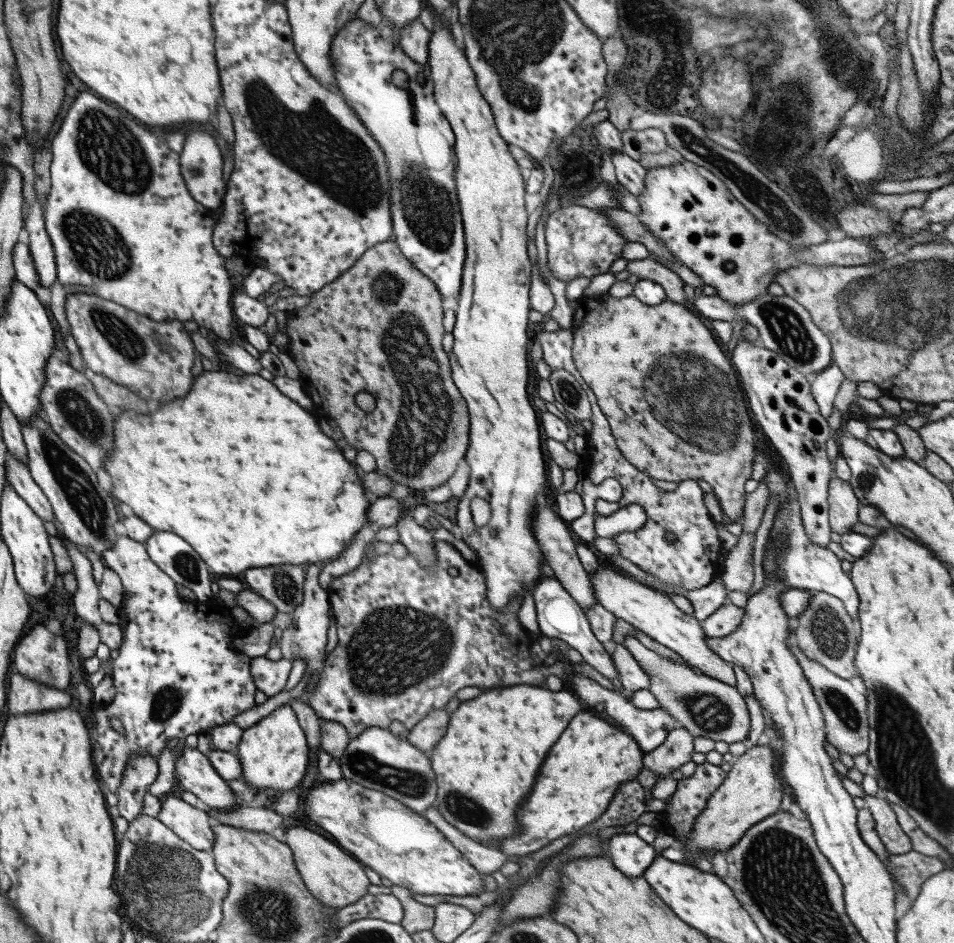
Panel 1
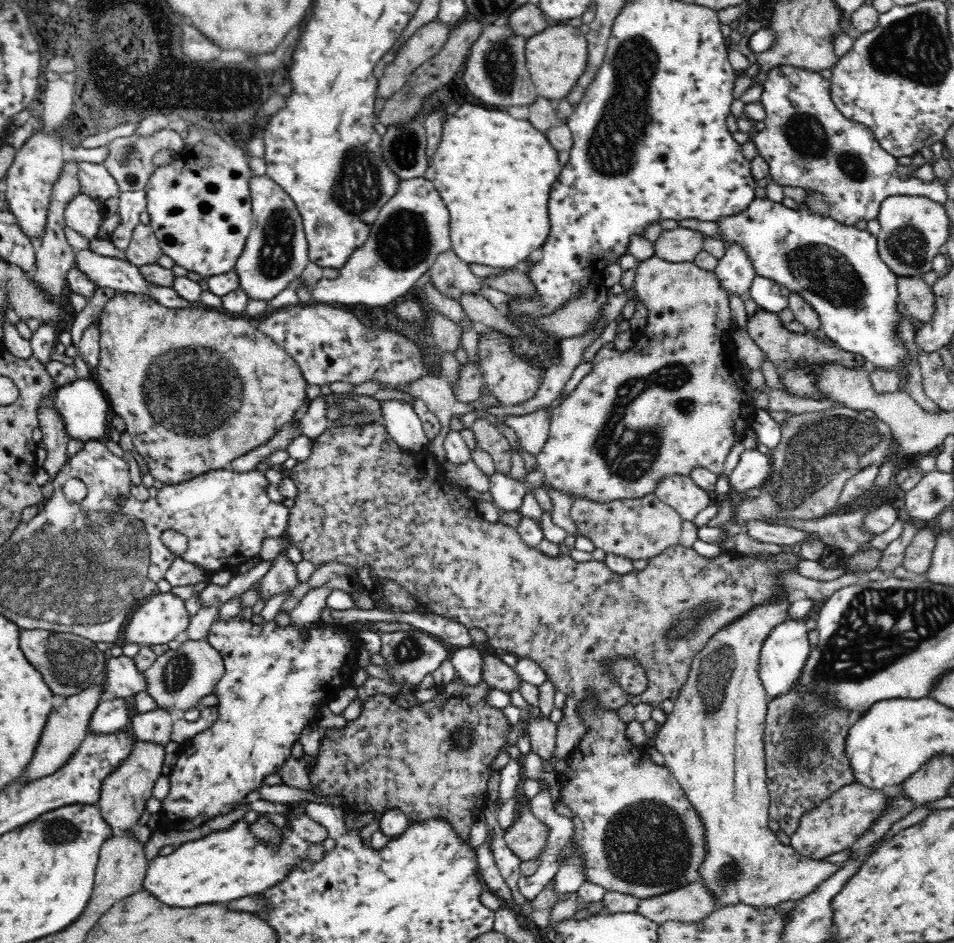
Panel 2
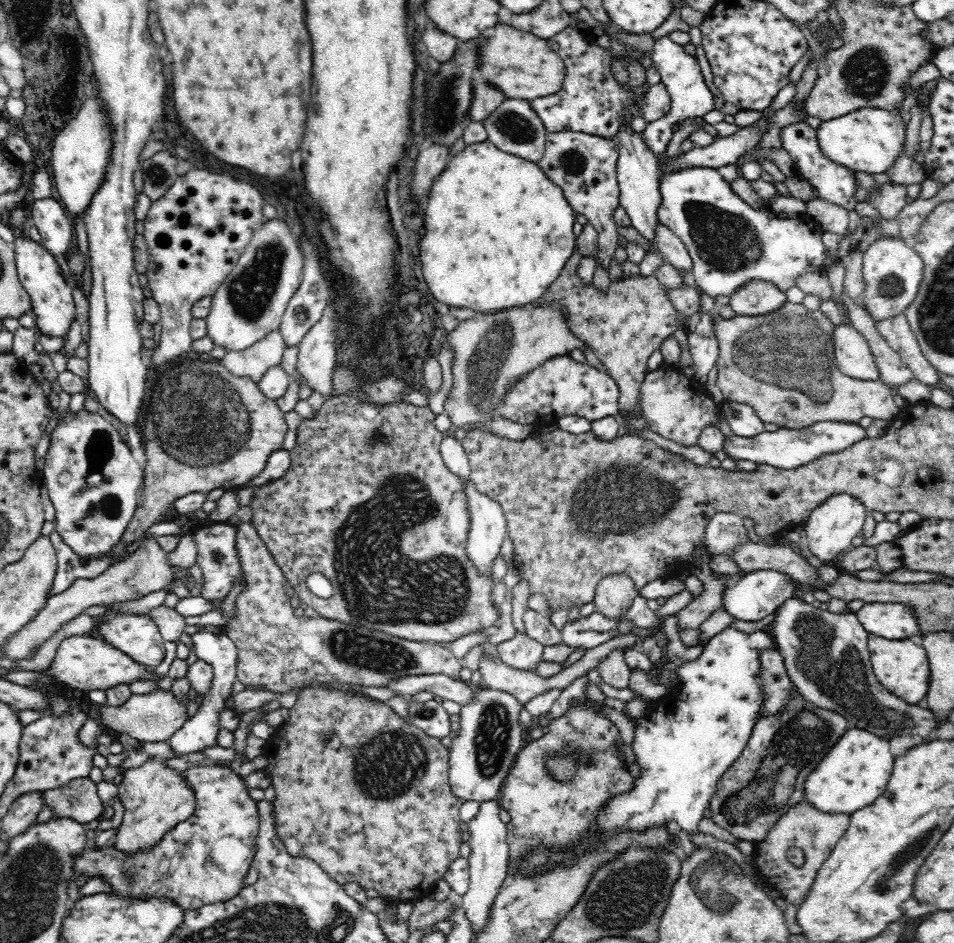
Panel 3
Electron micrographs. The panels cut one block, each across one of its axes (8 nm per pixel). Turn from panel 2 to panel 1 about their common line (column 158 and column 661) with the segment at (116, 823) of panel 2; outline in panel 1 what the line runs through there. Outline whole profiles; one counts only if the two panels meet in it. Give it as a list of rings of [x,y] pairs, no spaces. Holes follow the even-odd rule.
[[[675,728],[667,734],[661,746],[643,754],[641,762],[645,768],[655,772],[657,780],[671,778],[671,770],[679,770],[693,756],[693,738],[683,730]]]

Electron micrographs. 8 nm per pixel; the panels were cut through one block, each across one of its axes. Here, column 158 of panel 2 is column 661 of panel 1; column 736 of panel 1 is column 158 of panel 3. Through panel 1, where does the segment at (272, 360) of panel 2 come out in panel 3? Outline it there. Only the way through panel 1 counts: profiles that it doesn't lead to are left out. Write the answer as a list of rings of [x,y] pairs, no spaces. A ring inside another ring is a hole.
[[[198,358],[198,360],[182,360],[172,362],[170,366],[160,372],[158,382],[152,388],[144,390],[144,404],[146,404],[146,424],[140,430],[146,450],[146,476],[144,476],[144,492],[146,504],[136,510],[128,530],[120,544],[116,544],[108,554],[120,556],[128,544],[138,540],[152,524],[162,522],[168,510],[174,510],[176,500],[190,492],[212,492],[214,488],[238,490],[250,484],[250,480],[258,478],[264,468],[268,466],[268,458],[272,452],[280,452],[282,442],[286,438],[288,426],[284,422],[284,414],[276,406],[276,400],[270,400],[262,390],[260,384],[248,378],[236,378],[224,368],[222,360]]]

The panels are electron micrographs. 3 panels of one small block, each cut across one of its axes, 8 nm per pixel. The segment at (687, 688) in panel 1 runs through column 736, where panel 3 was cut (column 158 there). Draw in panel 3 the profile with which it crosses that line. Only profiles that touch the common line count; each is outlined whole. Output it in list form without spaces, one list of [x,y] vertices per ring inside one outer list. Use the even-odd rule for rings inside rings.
[[[158,690],[154,694],[144,694],[144,696],[134,694],[122,706],[84,704],[84,702],[78,702],[78,700],[70,700],[66,696],[52,694],[52,704],[50,704],[48,716],[50,718],[62,718],[70,710],[70,706],[78,706],[78,708],[86,710],[88,716],[100,718],[100,722],[108,730],[114,730],[114,732],[120,732],[120,734],[128,734],[130,738],[136,738],[142,744],[156,744],[156,742],[166,742],[168,738],[172,738],[188,722],[188,710],[190,710],[188,702],[190,702],[188,698],[186,700],[178,700],[172,690]]]

